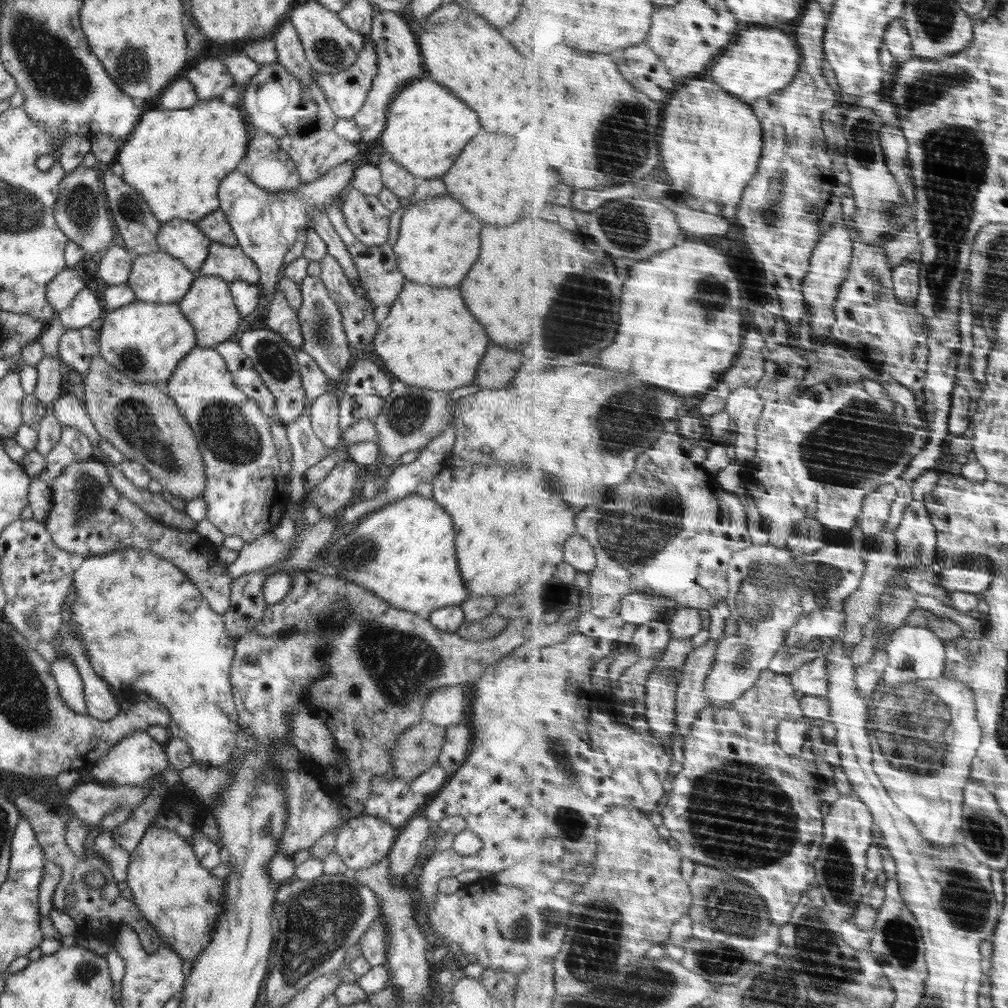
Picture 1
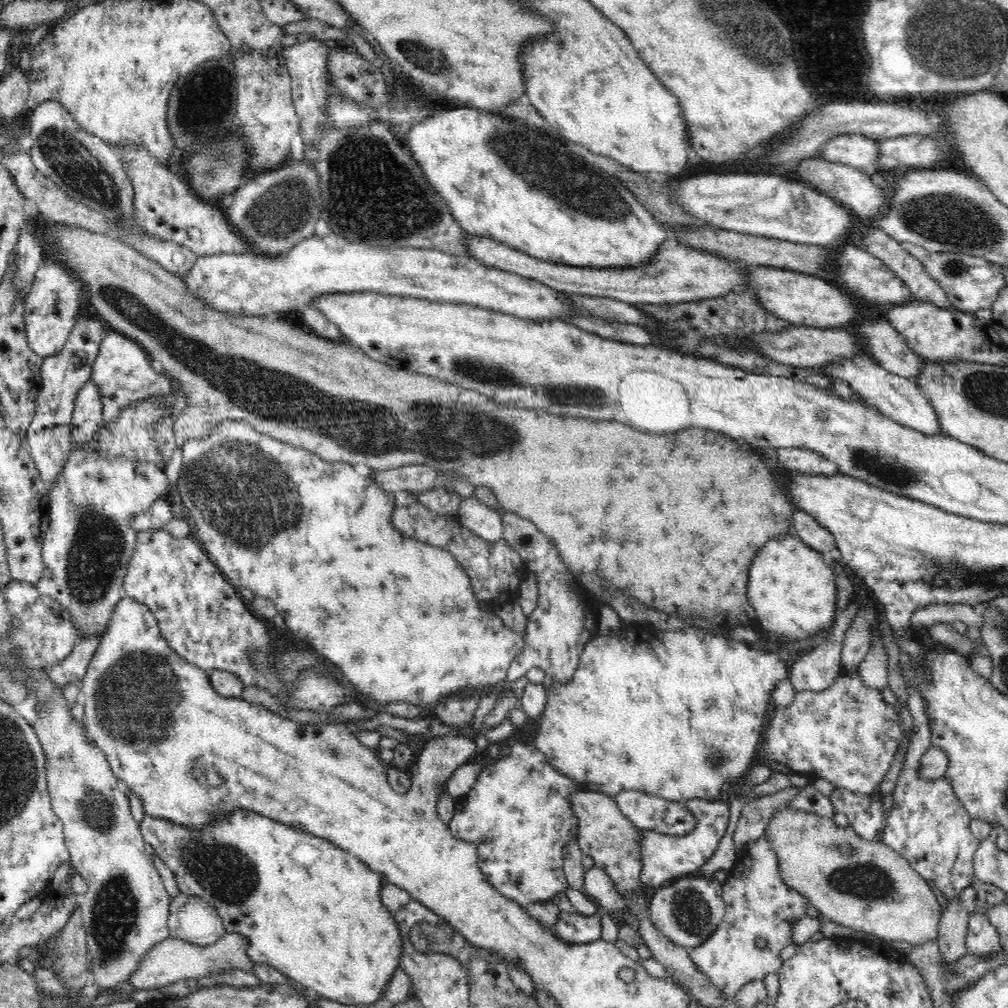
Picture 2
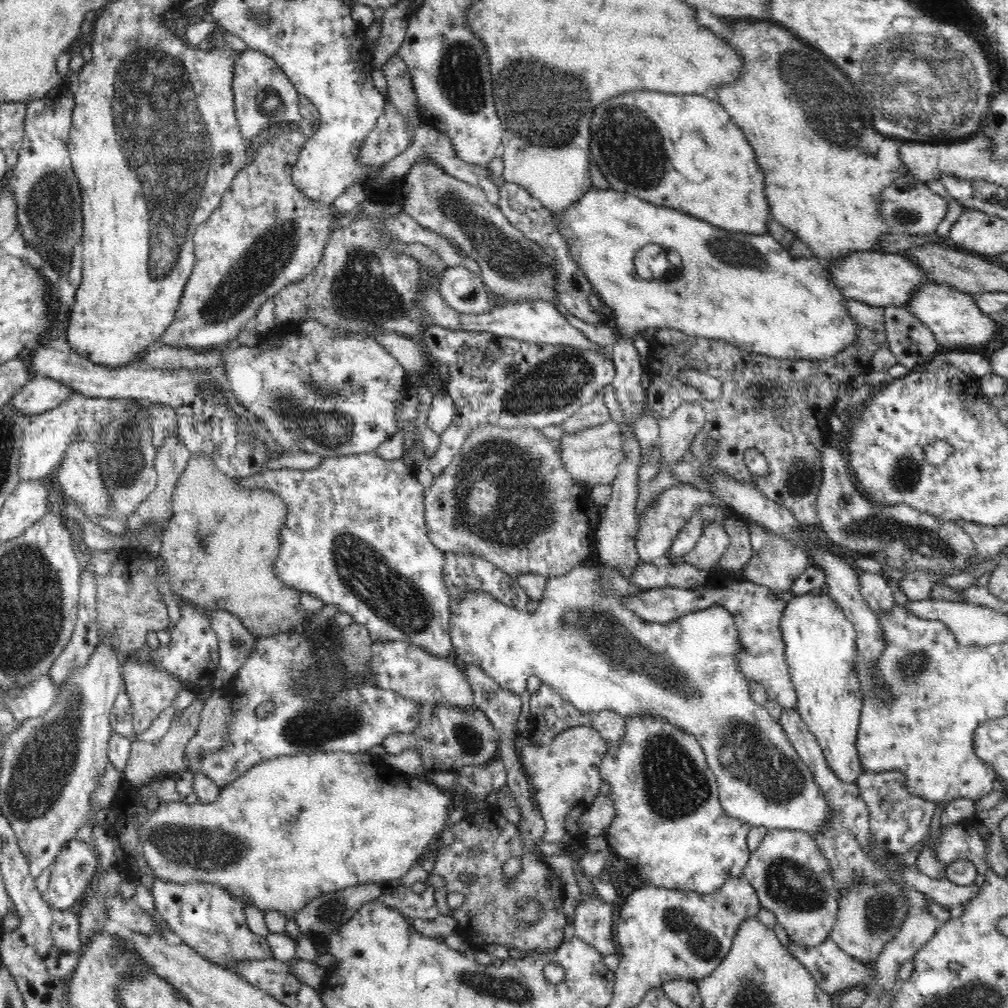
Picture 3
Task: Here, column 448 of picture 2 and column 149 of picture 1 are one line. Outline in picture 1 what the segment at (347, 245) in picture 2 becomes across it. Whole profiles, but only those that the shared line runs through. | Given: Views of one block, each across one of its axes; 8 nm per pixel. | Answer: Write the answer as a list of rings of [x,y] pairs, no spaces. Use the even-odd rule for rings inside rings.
[[[156,252],[137,256],[132,263],[131,273],[126,283],[135,292],[138,301],[173,304],[184,298],[195,276],[196,274],[190,272],[178,259],[164,252]]]

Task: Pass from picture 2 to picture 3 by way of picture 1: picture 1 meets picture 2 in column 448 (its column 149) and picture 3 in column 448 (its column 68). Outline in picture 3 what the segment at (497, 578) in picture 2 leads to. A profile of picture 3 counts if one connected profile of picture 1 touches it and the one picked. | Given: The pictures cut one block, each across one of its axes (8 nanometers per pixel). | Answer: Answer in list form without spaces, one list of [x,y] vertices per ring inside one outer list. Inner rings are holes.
[[[484,424],[484,426],[478,426],[476,430],[472,430],[472,434],[464,441],[461,452],[452,459],[452,462],[440,474],[434,475],[434,484],[432,486],[425,487],[425,523],[432,544],[442,552],[476,554],[479,558],[485,558],[496,568],[514,577],[526,574],[526,572],[532,572],[547,578],[554,578],[570,572],[575,566],[581,564],[581,560],[590,559],[593,564],[598,563],[594,539],[596,529],[602,521],[599,516],[600,505],[589,499],[588,486],[578,484],[566,470],[561,459],[562,446],[560,446],[560,443],[560,440],[552,441],[547,439],[540,430],[536,430],[531,426],[500,428],[493,424]]]

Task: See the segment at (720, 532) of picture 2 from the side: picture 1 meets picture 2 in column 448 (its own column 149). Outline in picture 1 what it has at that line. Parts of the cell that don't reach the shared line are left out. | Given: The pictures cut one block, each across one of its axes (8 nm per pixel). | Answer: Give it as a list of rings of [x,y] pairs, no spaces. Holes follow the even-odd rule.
[[[100,354],[91,360],[84,384],[85,407],[101,438],[110,442],[125,458],[142,464],[151,478],[158,480],[163,486],[166,496],[174,496],[186,501],[203,496],[206,475],[196,437],[190,425],[186,424],[186,419],[179,413],[176,403],[168,398],[164,388],[156,388],[154,384],[148,382],[136,382],[124,376]]]

